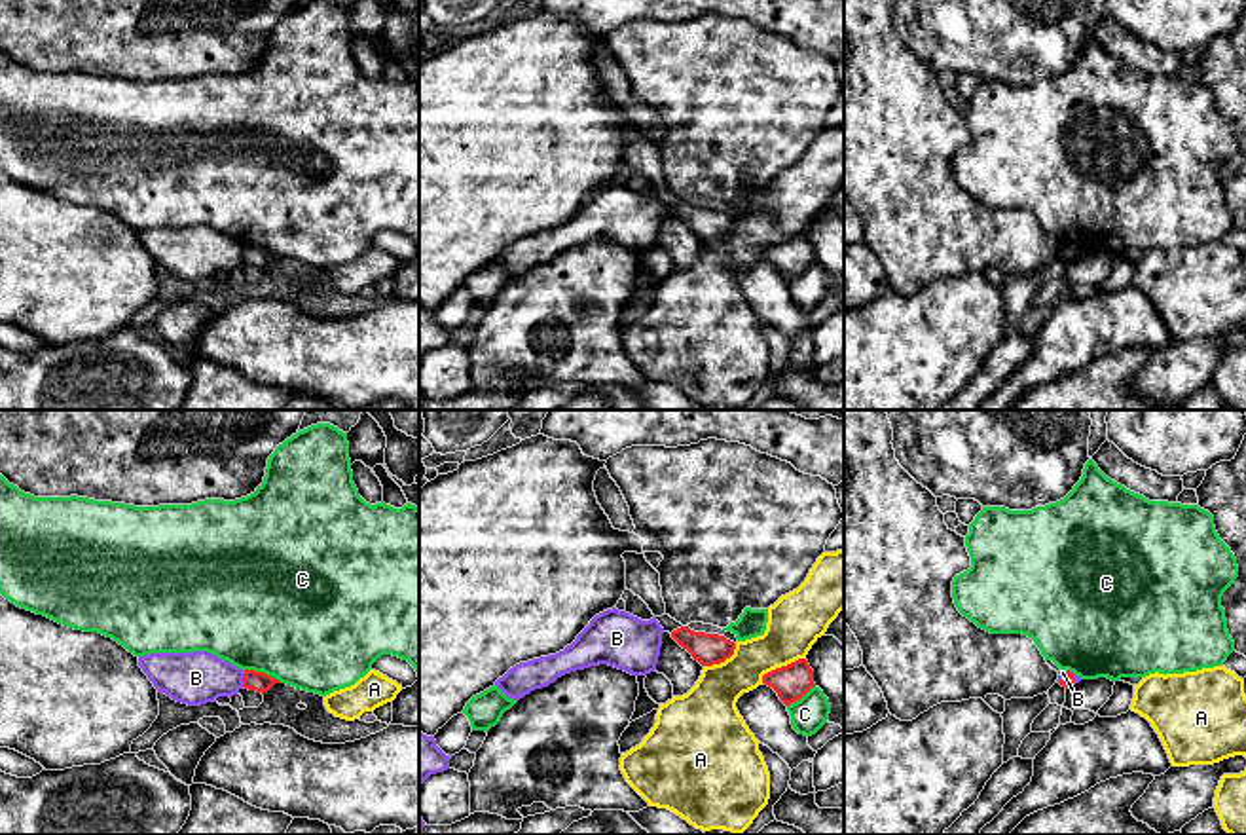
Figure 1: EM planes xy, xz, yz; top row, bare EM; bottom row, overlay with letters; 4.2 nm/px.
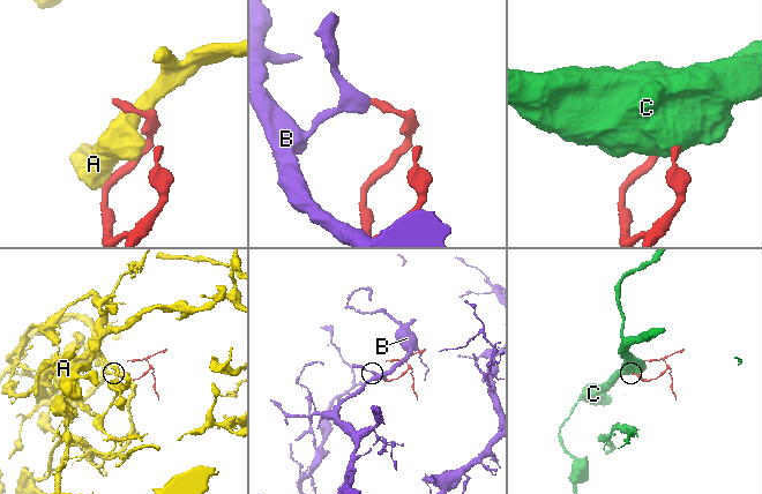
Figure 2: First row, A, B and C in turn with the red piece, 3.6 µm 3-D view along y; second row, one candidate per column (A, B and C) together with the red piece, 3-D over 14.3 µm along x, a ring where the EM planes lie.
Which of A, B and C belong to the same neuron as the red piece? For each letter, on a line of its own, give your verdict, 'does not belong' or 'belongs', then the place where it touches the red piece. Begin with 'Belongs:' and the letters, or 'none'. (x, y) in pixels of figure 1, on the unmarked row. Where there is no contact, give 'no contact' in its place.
Belongs: none
A: does not belong; meets red in xz at (782, 241)
B: does not belong; meets red in xy at (243, 253)
C: does not belong; meets red in xy at (262, 247)

